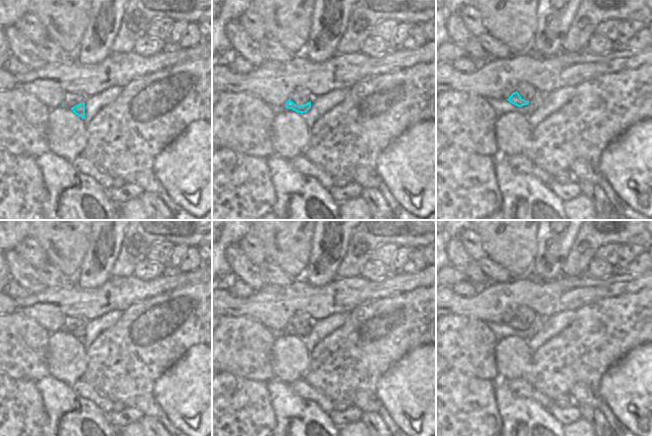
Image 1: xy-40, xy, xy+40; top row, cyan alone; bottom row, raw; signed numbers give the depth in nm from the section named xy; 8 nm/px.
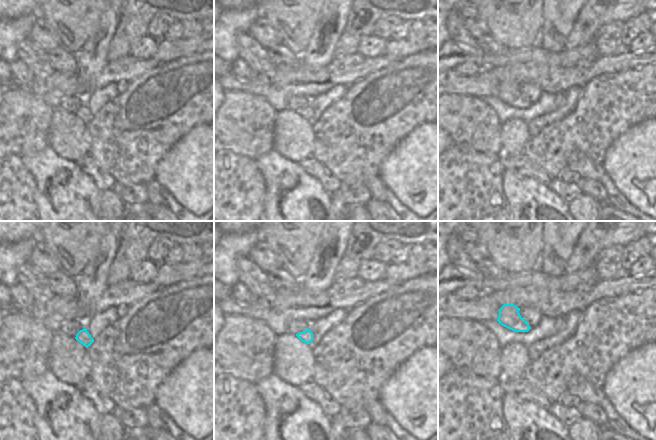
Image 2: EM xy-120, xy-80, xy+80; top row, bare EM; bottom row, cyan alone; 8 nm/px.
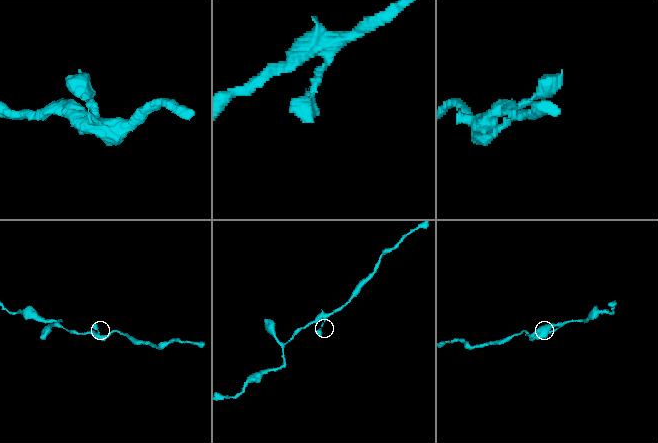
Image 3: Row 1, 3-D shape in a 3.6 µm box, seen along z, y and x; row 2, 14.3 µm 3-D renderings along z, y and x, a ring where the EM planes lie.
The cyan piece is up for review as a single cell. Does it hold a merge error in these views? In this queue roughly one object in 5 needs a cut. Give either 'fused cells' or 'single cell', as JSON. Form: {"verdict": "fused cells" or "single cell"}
{"verdict": "single cell"}

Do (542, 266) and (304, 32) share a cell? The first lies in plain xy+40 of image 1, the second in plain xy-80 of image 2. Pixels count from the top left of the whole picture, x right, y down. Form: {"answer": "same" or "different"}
{"answer": "different"}

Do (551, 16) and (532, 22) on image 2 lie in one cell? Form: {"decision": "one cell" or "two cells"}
{"decision": "two cells"}

